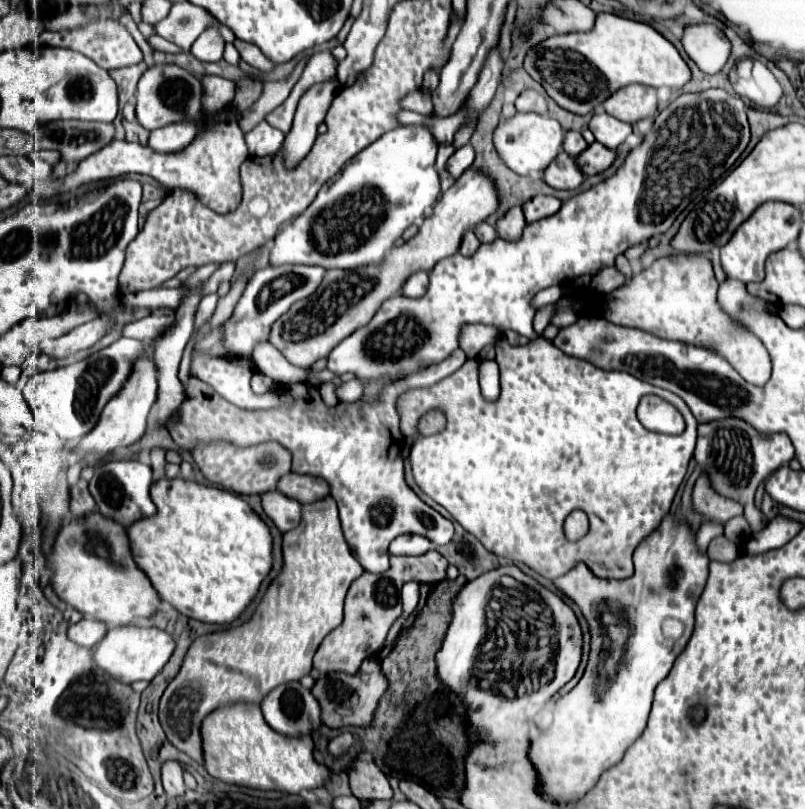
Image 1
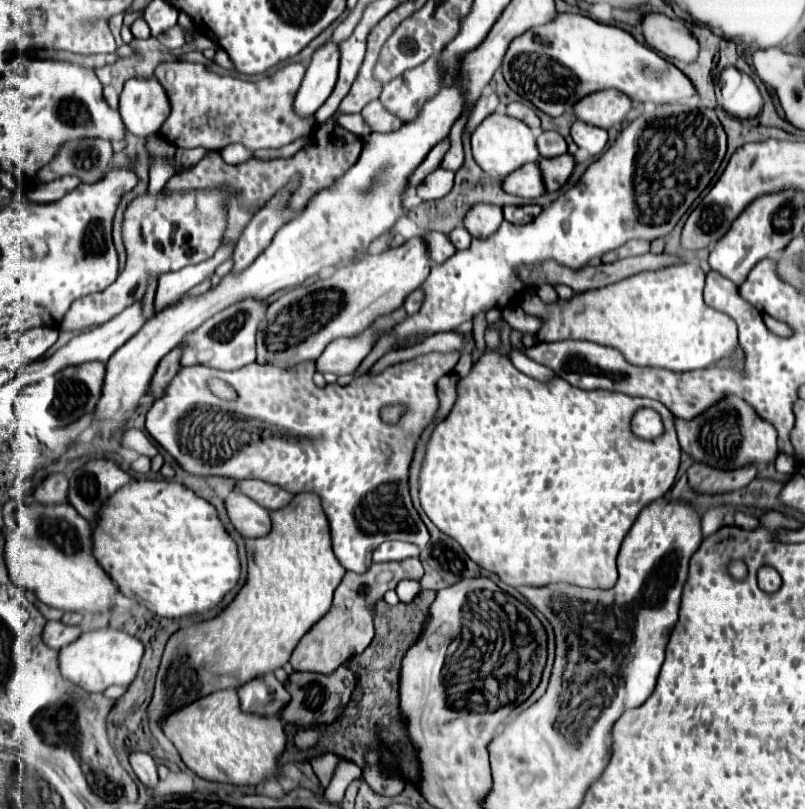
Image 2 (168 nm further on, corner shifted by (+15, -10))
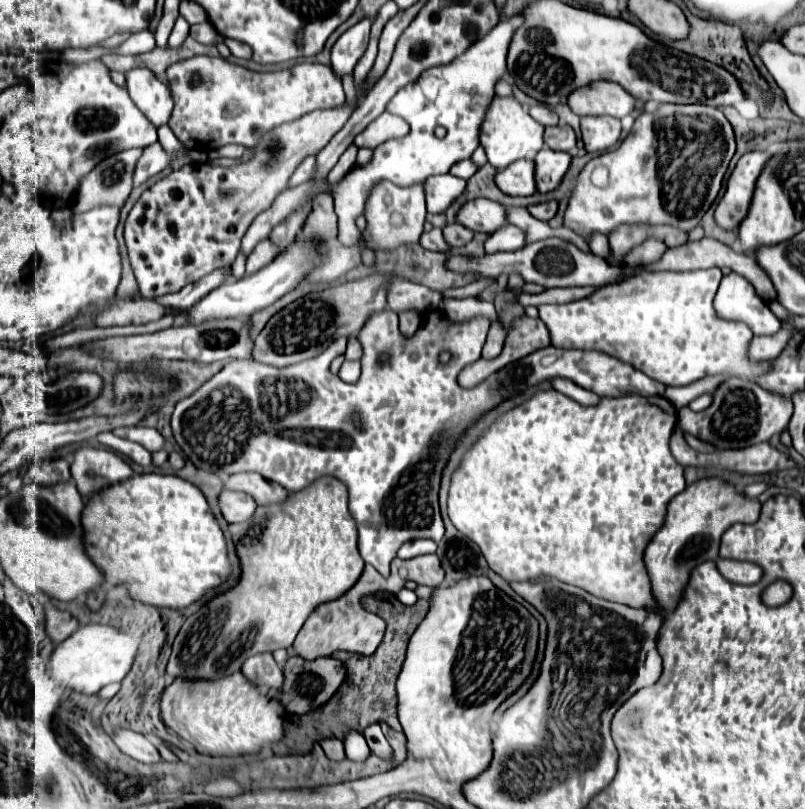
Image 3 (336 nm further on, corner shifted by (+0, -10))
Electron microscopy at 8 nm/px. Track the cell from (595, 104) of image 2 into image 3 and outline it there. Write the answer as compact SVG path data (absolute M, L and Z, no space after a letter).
M598 80L588 86L576 88L568 96L568 106L578 116L614 116L622 118L634 112L634 96L630 96L620 84Z

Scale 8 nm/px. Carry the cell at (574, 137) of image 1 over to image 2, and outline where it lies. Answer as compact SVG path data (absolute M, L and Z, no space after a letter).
M543 132L537 138L537 148L543 158L555 158L555 156L561 156L567 152L567 142L557 132Z

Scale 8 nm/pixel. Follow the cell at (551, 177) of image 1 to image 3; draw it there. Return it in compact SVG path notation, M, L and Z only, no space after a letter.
M516 160L508 168L498 172L494 176L494 182L508 196L530 196L536 192L534 162L532 160Z

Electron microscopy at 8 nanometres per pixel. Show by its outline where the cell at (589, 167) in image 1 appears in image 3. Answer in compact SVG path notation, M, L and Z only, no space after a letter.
M542 148L534 156L534 172L536 172L536 190L538 192L550 192L554 190L562 176L566 174L570 166L570 154L566 152L554 152L550 148Z

